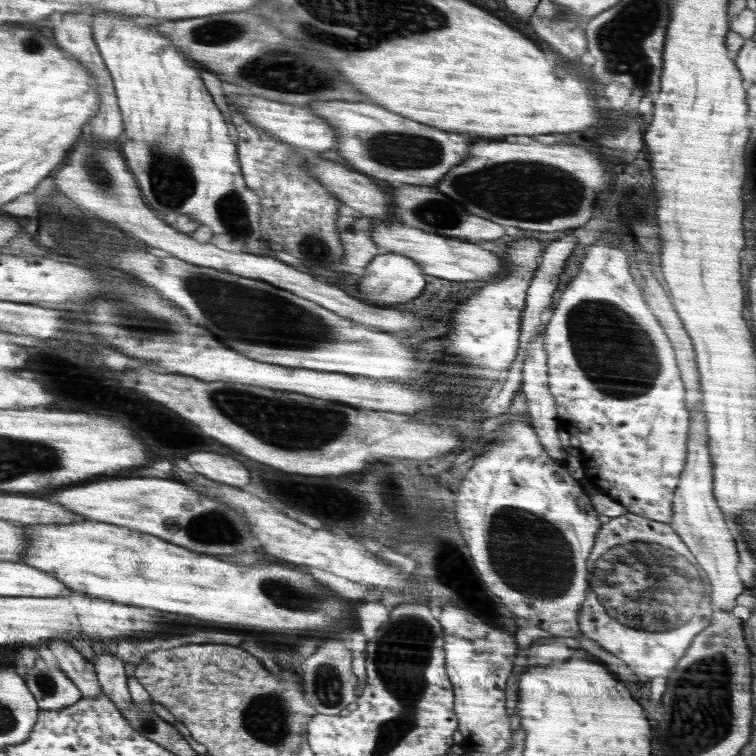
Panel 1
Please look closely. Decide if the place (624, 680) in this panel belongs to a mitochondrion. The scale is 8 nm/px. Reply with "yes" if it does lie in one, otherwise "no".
no

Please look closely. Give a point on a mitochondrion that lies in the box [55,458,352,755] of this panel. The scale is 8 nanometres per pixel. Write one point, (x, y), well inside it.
(267, 718)

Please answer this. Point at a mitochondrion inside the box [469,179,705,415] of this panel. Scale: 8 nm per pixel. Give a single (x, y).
(621, 362)

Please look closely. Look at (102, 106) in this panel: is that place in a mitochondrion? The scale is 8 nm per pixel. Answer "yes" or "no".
no

